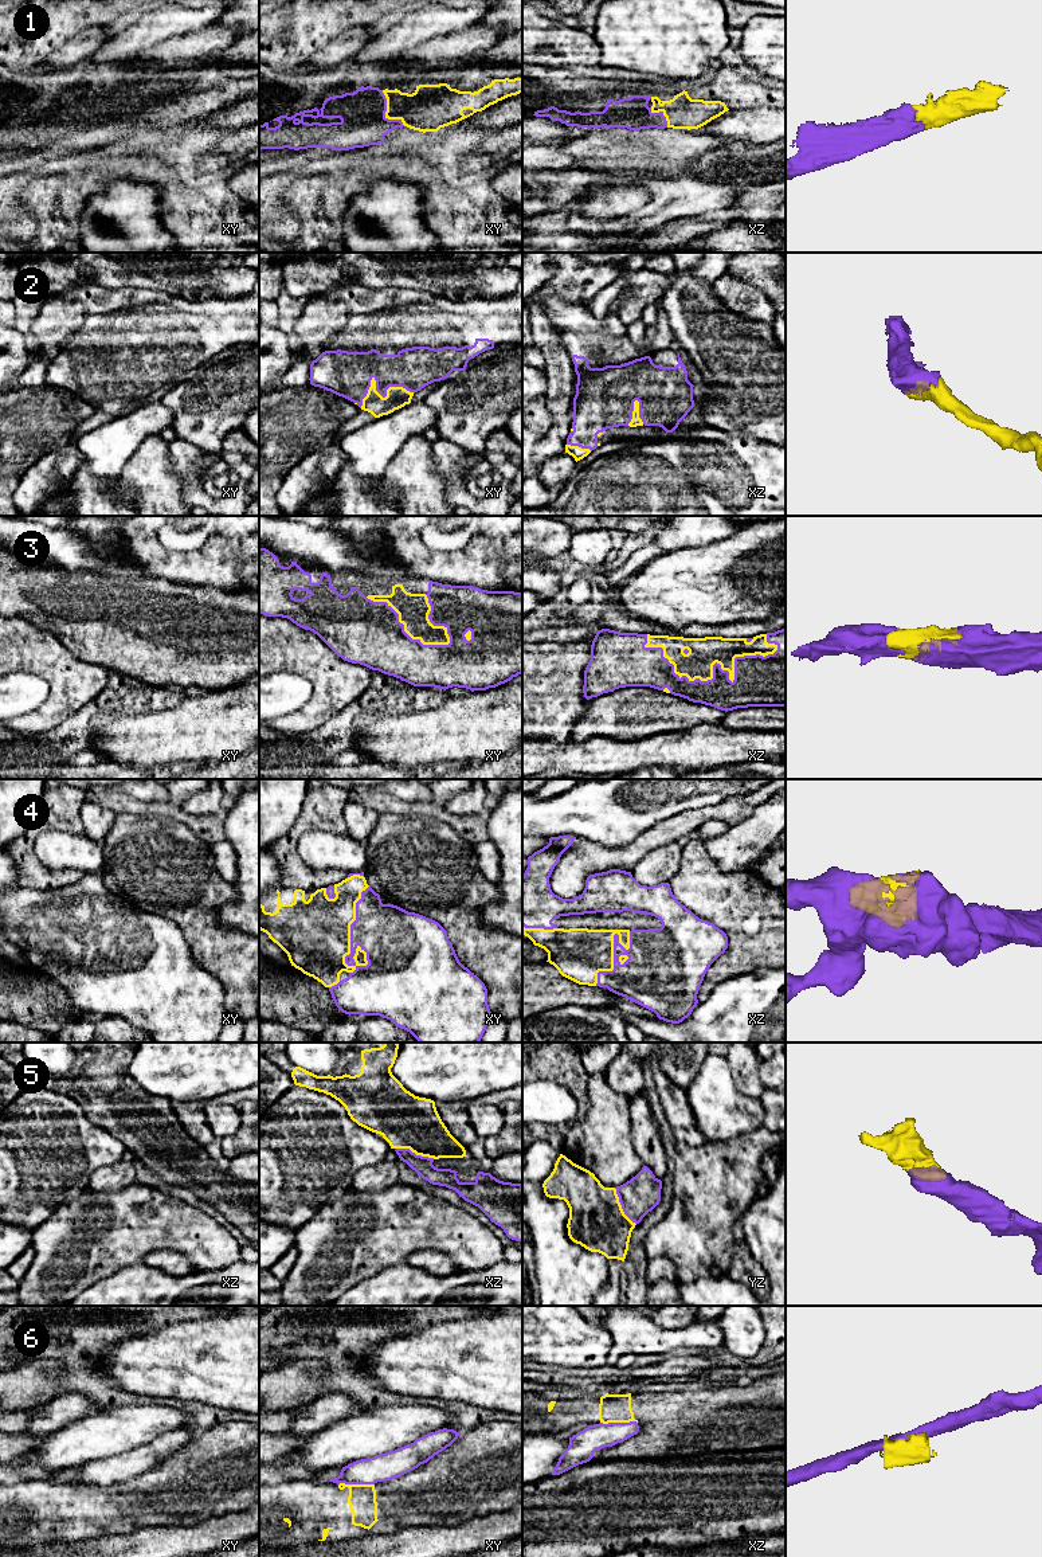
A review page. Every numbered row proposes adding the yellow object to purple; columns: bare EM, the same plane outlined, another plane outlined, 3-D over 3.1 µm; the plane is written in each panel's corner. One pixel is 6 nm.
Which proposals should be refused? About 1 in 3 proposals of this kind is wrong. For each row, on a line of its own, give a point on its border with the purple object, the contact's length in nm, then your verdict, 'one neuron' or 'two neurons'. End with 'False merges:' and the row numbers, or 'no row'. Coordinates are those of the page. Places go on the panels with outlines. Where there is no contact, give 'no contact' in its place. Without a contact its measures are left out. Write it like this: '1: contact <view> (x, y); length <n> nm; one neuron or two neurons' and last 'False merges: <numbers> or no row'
1: contact xy (384, 113); length 260 nm; one neuron
2: contact xy (376, 390); length 340 nm; one neuron
3: contact xz (713, 671); length 800 nm; one neuron
4: contact xy (351, 932); length 550 nm; one neuron
5: contact xz (414, 1153); length 240 nm; one neuron
6: contact xz (618, 1423); length 220 nm; two neurons
False merges: 6

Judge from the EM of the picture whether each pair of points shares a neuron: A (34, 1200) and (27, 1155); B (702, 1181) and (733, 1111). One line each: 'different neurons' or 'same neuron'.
A: same neuron
B: different neurons

